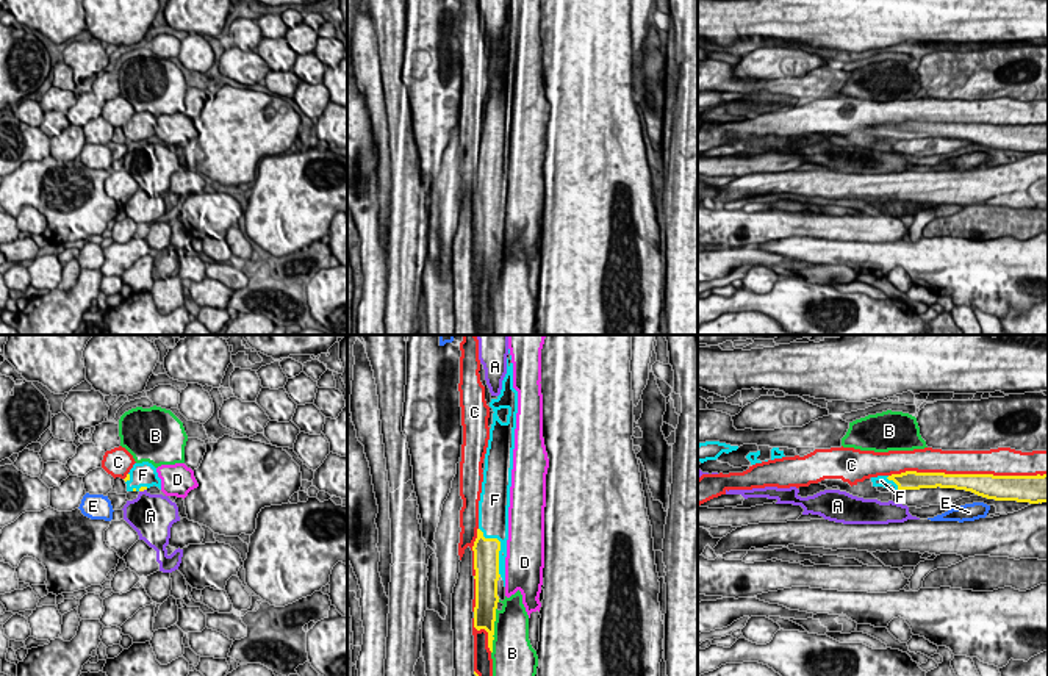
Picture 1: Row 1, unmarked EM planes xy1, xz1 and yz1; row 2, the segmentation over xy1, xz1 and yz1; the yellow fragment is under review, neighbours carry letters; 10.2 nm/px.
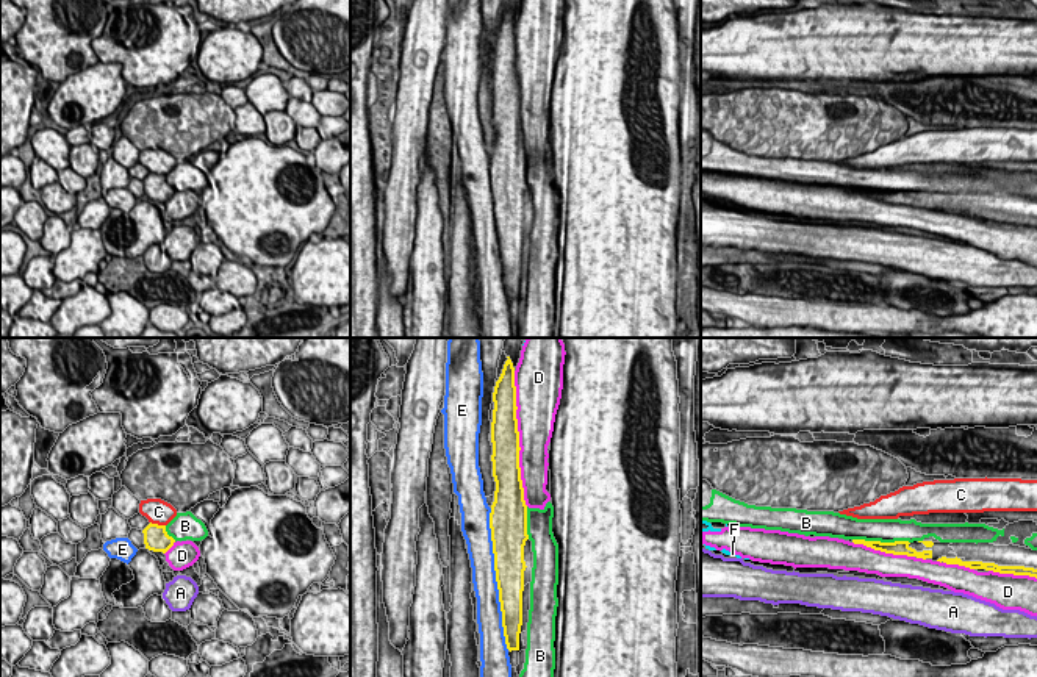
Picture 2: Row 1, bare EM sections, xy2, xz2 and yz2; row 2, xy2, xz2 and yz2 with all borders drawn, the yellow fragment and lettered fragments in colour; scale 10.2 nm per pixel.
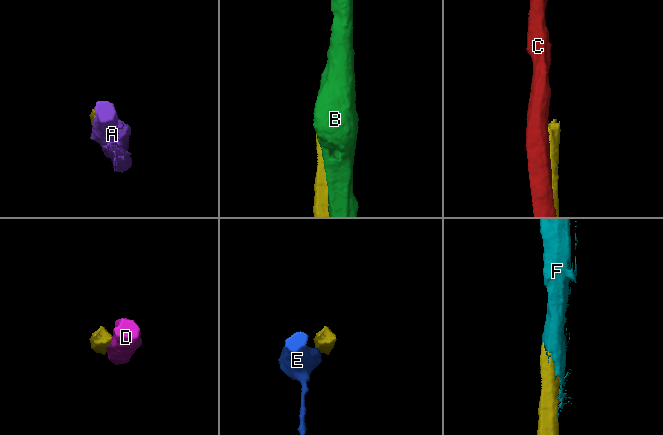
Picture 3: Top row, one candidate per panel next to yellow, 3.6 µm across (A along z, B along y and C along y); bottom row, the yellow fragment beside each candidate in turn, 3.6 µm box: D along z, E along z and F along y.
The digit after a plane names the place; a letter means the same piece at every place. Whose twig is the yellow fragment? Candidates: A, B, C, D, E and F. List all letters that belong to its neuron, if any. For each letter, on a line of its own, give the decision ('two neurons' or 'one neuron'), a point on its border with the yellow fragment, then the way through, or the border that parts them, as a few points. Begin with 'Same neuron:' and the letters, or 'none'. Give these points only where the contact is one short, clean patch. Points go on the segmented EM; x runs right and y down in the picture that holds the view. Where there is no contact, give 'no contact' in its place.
Same neuron: F
A: two neurons | xy1 (143, 490) | along xy1 (146, 489), (139, 492)
B: two neurons | yz2 (879, 541)
C: two neurons | yz1 (967, 474)
D: two neurons | xz2 (518, 438)
E: two neurons | xz2 (496, 579)
F: one neuron | xz1 (499, 548)

